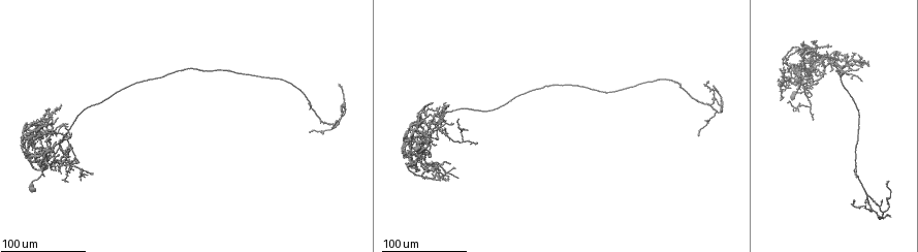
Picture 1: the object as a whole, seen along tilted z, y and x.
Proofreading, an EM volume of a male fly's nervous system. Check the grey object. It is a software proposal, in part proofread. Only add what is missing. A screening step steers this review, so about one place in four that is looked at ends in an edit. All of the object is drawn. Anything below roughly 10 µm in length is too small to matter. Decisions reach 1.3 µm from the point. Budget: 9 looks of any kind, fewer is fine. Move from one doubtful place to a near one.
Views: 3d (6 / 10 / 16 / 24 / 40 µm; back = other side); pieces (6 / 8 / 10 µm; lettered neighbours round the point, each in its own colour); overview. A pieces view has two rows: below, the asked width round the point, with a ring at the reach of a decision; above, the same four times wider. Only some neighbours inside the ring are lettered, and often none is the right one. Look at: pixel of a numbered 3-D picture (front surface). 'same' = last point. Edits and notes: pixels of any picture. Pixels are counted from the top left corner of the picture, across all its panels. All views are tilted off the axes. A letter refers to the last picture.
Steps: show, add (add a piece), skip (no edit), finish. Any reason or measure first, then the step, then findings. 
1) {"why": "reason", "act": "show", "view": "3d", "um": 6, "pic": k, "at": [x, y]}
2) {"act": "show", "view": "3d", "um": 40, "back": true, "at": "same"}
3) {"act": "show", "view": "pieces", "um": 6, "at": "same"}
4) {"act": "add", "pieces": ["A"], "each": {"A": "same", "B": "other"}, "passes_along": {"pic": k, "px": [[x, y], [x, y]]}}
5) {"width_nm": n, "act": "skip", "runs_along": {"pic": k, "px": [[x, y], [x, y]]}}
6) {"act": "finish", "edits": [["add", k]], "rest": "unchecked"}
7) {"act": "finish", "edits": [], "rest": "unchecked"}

{"why": "long arm stops here", "act": "show", "view": "3d", "um": 40, "pic": 1, "at": [453, 125]}

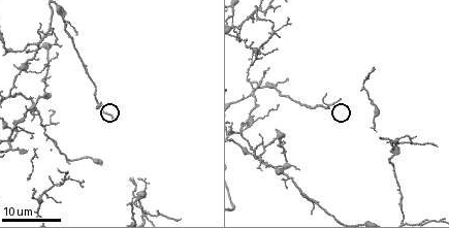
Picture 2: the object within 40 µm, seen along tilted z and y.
{"why": "closer look", "act": "show", "view": "3d", "um": 10, "pic": 2, "at": [110, 122]}

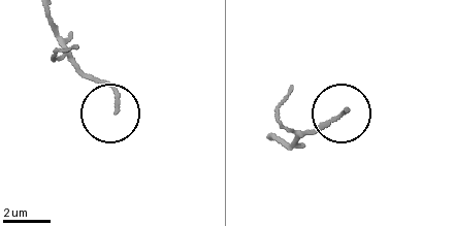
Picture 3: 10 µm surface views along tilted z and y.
{"act": "show", "view": "pieces", "um": 10, "pic": 3, "at": [116, 108]}

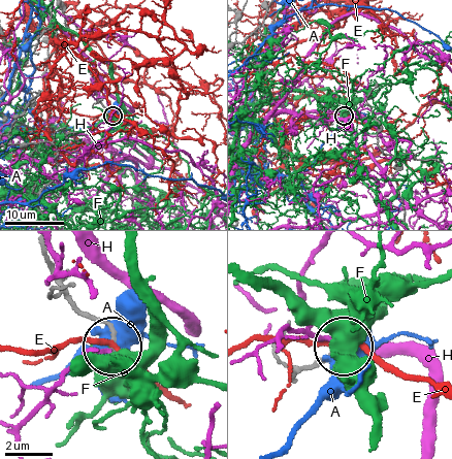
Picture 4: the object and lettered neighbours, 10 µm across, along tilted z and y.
{"act": "skip", "each": {"A": "other", "E": "other", "F": "other", "H": "other"}, "found": "no lettered piece goes on from it"}

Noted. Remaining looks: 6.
{"why": "tapers out", "act": "show", "view": "3d", "um": 24, "pic": 1, "at": [56, 117]}

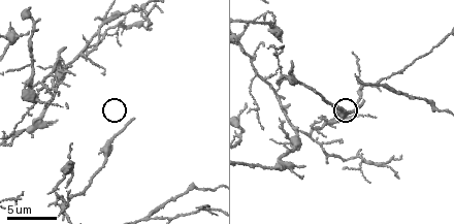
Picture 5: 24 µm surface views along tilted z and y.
{"why": "see the neighbours", "act": "show", "view": "pieces", "um": 10, "pic": 5, "at": [132, 117]}

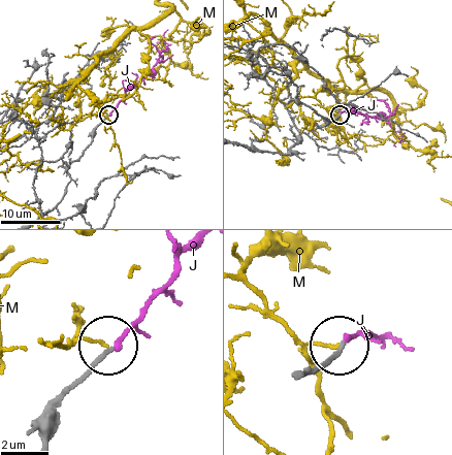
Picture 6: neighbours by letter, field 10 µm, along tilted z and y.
{"act": "add", "pieces": ["J"], "each": {"J": "same", "M": "other"}, "passes_along": {"pic": 6, "px": [[307, 370], [350, 336], [382, 334]]}, "found": "the neuron continues"}

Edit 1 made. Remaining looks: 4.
{"act": "show", "view": "overview"}

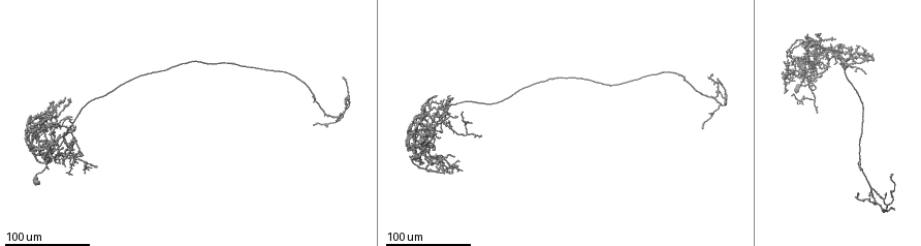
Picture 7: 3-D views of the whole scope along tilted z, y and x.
{"why": "tapers out", "act": "show", "view": "3d", "um": 40, "pic": 7, "at": [30, 115]}

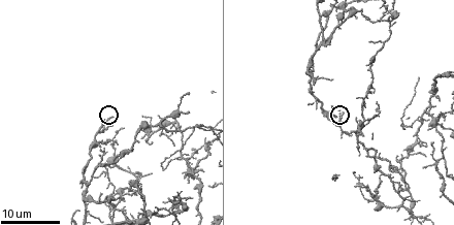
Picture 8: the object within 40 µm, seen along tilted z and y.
{"act": "show", "view": "pieces", "um": 6, "pic": 8, "at": [336, 115]}

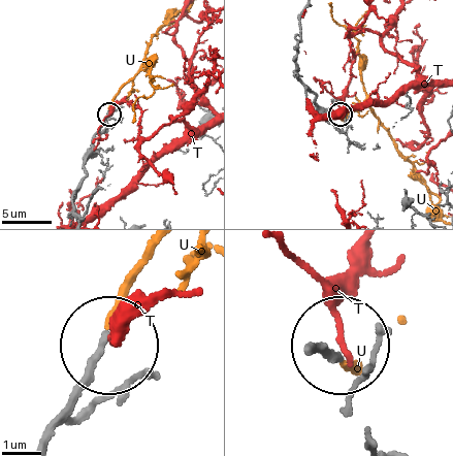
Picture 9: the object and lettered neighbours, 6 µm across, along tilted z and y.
{"act": "add", "pieces": ["U"], "each": {"T": "other", "U": "same"}, "found": "it goes on there"}

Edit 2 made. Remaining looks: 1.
{"act": "finish", "edits": [["add", 6], ["add", 9]], "rest": "unchecked"}

